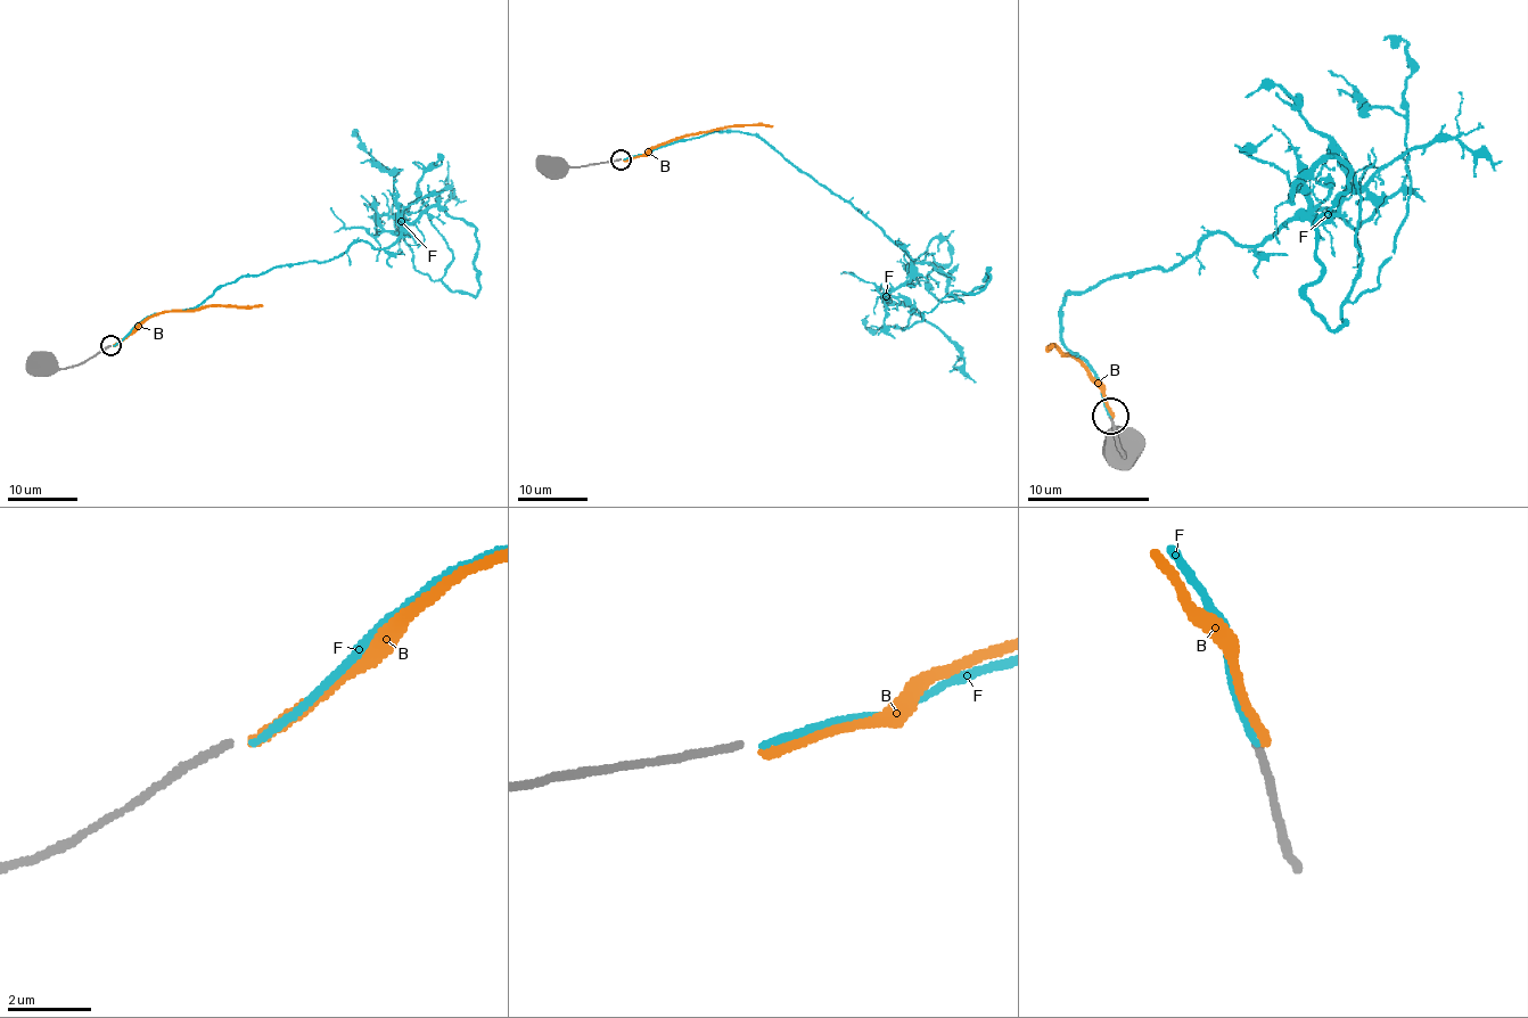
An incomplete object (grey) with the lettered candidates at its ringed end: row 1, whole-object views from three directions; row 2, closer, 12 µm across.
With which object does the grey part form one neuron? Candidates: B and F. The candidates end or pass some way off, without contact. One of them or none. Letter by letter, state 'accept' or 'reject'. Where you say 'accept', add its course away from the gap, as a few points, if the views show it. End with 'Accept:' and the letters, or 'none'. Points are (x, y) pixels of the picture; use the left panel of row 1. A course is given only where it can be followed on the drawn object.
B: reject
F: reject
Accept: none

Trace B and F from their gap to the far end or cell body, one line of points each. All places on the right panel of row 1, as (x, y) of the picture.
B: (1111, 415), (1105, 391), (1074, 356), (1065, 356), (1053, 344)
F: (1111, 415), (1068, 295), (1262, 246), (1320, 163), (1304, 298), (1378, 286), (1405, 121), (1329, 72)

